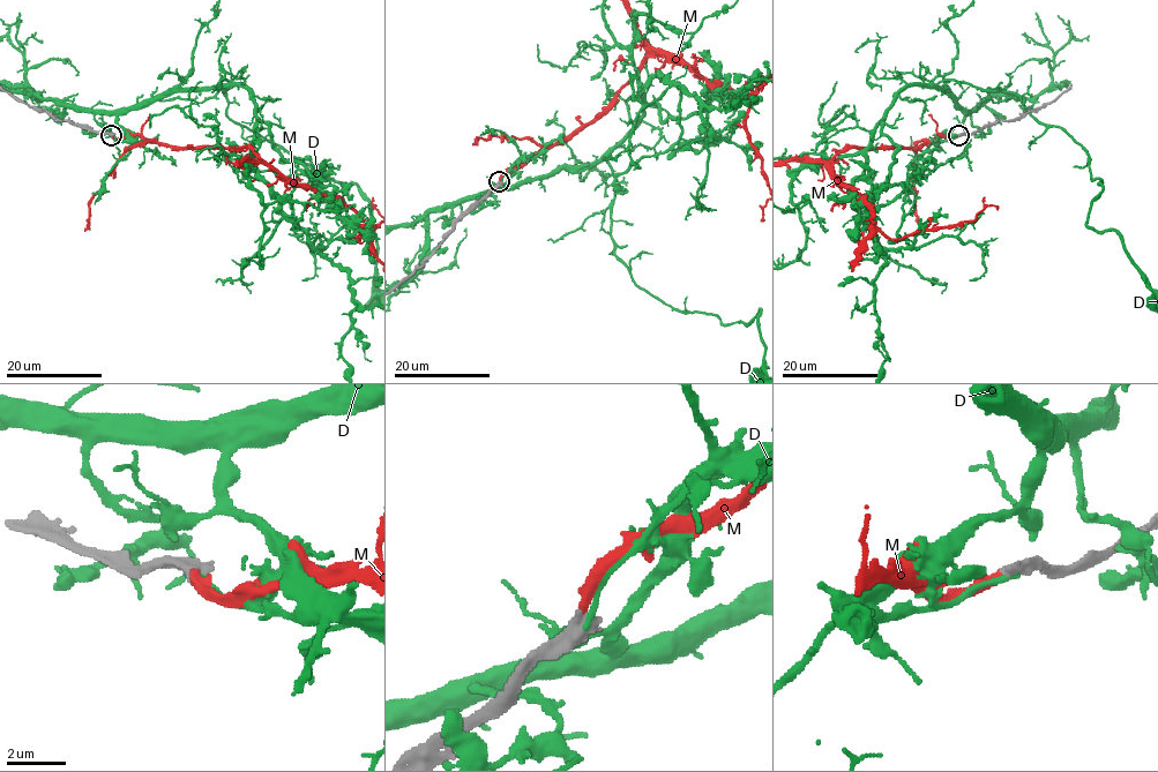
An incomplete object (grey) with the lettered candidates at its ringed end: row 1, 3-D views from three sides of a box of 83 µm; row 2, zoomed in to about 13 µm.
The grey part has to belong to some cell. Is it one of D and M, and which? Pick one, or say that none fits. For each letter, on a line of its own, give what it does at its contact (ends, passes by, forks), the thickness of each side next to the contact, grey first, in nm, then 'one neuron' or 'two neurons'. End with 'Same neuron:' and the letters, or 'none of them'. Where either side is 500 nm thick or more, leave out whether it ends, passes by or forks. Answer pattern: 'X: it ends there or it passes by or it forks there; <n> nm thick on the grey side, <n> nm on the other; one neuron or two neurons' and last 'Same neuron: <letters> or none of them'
D: 550 nm thick on the grey side, 200 nm on the other; two neurons
M: 500 nm thick on the grey side, 340 nm on the other; one neuron
Same neuron: M

